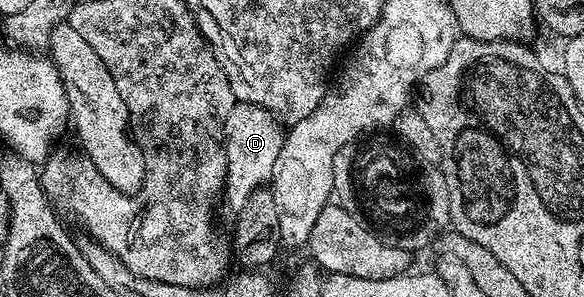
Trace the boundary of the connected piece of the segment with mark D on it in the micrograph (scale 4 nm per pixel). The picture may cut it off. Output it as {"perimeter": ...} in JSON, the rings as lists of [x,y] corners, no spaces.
{"perimeter":[[[235,102],[232,113],[228,113],[222,130],[226,145],[226,186],[224,203],[237,213],[260,188],[267,186],[273,177],[273,166],[280,154],[284,131],[271,111],[265,111],[254,103]]]}

